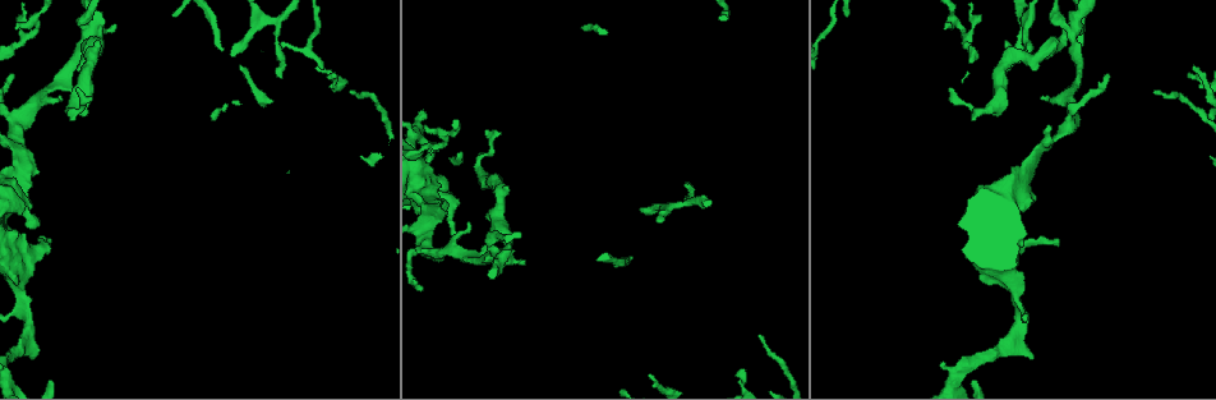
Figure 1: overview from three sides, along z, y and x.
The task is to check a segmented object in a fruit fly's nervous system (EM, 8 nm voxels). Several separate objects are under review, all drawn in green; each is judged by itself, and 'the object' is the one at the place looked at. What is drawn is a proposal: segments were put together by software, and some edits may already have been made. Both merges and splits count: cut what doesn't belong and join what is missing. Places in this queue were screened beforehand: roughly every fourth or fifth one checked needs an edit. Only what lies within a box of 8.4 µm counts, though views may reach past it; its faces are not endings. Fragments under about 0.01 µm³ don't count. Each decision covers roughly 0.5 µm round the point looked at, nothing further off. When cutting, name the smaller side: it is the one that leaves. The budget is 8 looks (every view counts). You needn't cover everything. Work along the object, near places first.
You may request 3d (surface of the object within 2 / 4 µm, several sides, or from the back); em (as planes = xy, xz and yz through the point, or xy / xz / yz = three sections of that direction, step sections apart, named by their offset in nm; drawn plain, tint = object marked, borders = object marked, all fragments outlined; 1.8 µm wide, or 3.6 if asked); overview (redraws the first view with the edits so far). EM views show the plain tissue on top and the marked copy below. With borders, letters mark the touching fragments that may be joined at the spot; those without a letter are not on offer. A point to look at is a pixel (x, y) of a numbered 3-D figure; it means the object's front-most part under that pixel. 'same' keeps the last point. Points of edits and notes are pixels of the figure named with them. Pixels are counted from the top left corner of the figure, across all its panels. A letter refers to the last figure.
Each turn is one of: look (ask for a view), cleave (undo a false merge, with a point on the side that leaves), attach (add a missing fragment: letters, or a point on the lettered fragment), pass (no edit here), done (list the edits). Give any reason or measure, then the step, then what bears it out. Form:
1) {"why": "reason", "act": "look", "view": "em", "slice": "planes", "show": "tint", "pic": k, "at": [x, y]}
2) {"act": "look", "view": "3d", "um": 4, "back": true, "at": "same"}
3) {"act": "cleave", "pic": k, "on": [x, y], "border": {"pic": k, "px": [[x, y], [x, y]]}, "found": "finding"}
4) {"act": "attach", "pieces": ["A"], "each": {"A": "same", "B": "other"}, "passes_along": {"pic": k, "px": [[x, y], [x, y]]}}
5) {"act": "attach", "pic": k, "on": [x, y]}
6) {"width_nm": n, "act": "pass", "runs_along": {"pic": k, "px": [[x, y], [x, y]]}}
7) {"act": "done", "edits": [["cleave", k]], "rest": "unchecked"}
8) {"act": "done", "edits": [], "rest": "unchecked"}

{"why": "an open end", "act": "look", "view": "3d", "um": 4, "pic": 1, "at": [235, 55]}

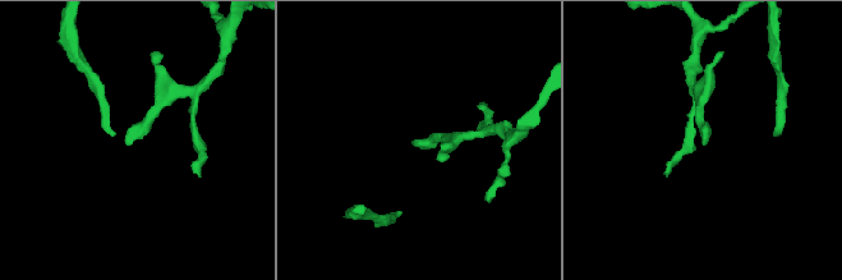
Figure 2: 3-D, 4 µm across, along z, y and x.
{"why": "now the EM", "act": "look", "view": "em", "slice": "xz", "step": 16, "show": "borders", "pic": 2, "at": [704, 143]}

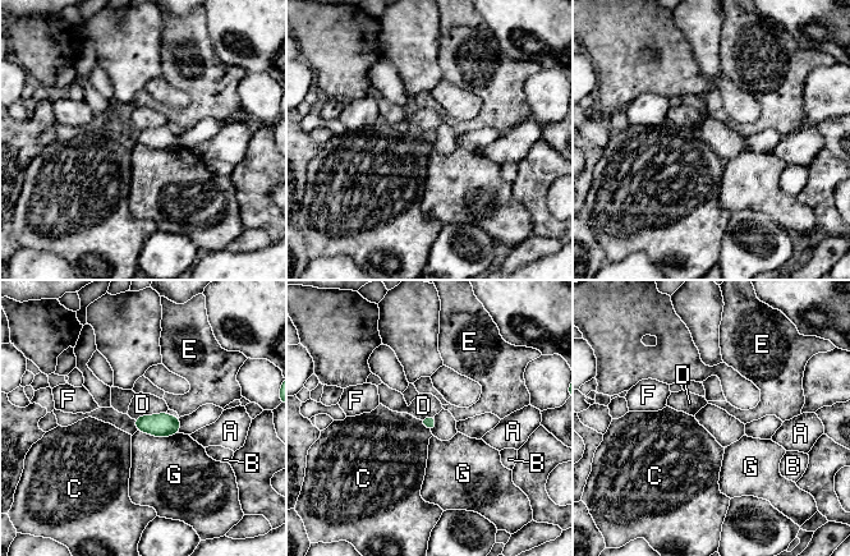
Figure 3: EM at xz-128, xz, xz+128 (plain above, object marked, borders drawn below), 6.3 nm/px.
{"act": "pass", "each": {"A": "other", "B": "other", "C": "other", "D": "other", "E": "other", "F": "other", "G": "other"}, "border": {"pic": 3, "px": [[418, 419], [430, 431]]}, "found": "none of them fits"}

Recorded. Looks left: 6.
{"why": "four-way junction", "act": "look", "view": "3d", "um": 4, "pic": 1, "at": [1071, 33]}

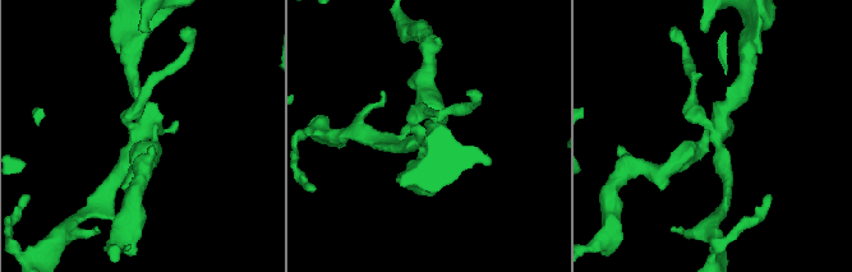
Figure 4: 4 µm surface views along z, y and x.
{"act": "look", "view": "em", "slice": "xz", "step": 16, "show": "tint", "pic": 4, "at": [144, 137]}

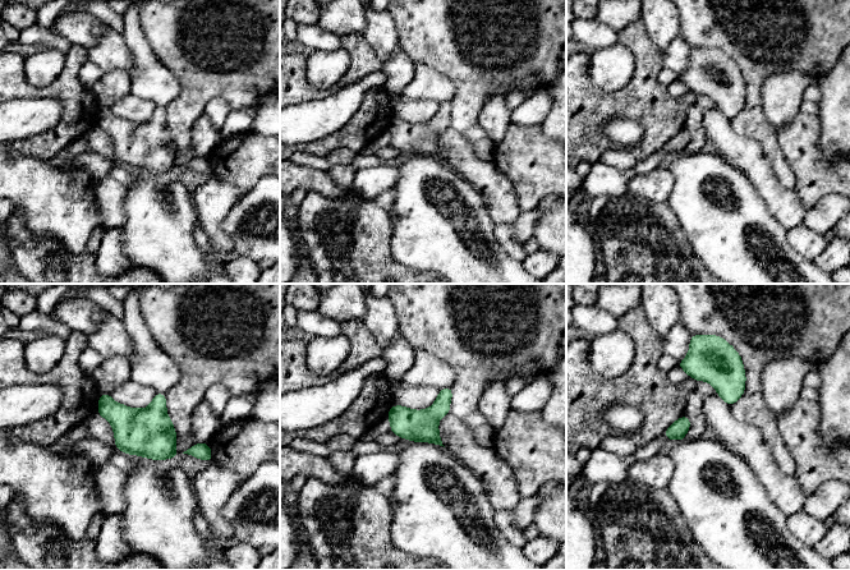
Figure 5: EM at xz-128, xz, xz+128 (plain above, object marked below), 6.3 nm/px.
{"why": "cut it another way", "act": "look", "view": "em", "slice": "planes", "show": "borders", "at": "same"}

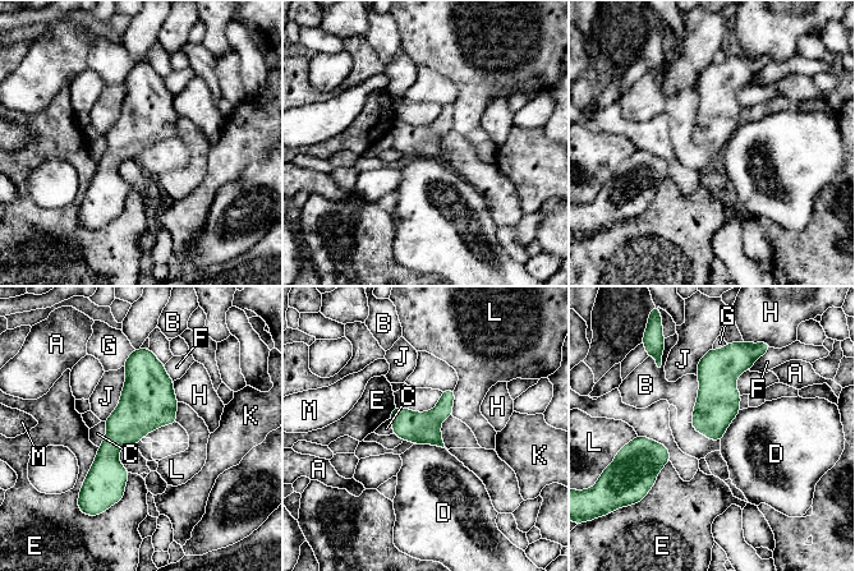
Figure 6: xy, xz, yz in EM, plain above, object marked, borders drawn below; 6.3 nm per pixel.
{"longest_contact_nm": ["J", 360], "act": "pass", "each": {"A": "other", "B": "other", "C": "other", "D": "other", "E": "other", "F": "other", "G": "other", "H": "other", "J": "other", "K": "other", "L": "other", "M": "other"}, "runs_along": {"pic": 6, "px": [[146, 353], [146, 404], [110, 447], [110, 500]]}, "found": "continuous, no second neuron"}

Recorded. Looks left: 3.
{"why": "stops while still wide", "act": "look", "view": "em", "slice": "yz", "step": 4, "show": "tint", "pic": 1, "at": [40, 220]}

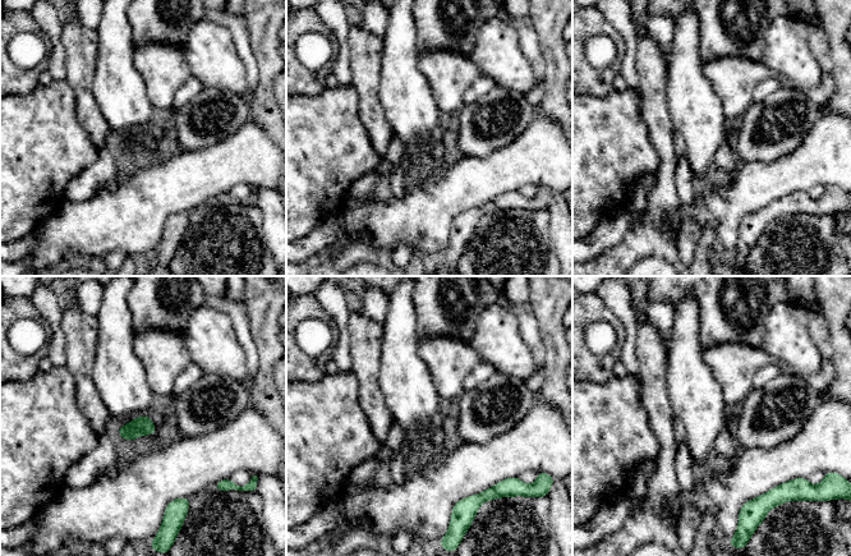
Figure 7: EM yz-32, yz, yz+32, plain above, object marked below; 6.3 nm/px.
{"why": "another direction", "act": "look", "view": "em", "slice": "planes", "show": "borders", "at": "same"}

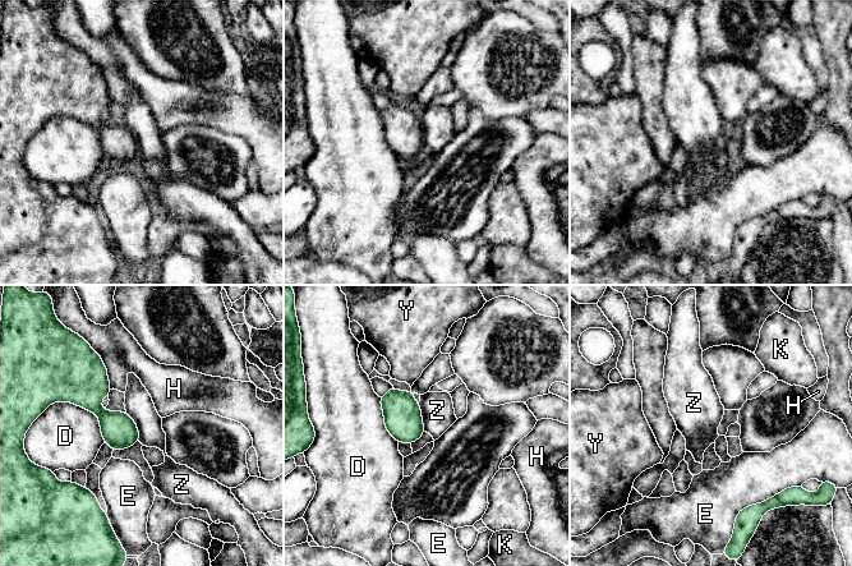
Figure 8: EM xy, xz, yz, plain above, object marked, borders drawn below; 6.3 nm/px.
{"act": "pass", "each": {"D": "other", "E": "other", "H": "other", "K": "other", "Y": "other", "Z": "other"}, "border": {"pic": 8, "px": [[125, 413], [136, 424], [139, 441]]}, "found": "no lettered fragment goes on from it"}

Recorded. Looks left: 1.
{"act": "done", "edits": [], "rest": "unchecked"}

